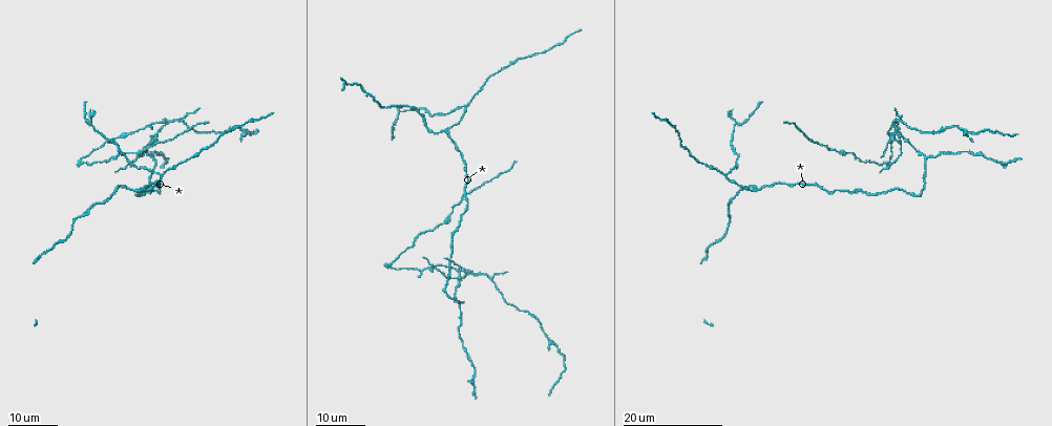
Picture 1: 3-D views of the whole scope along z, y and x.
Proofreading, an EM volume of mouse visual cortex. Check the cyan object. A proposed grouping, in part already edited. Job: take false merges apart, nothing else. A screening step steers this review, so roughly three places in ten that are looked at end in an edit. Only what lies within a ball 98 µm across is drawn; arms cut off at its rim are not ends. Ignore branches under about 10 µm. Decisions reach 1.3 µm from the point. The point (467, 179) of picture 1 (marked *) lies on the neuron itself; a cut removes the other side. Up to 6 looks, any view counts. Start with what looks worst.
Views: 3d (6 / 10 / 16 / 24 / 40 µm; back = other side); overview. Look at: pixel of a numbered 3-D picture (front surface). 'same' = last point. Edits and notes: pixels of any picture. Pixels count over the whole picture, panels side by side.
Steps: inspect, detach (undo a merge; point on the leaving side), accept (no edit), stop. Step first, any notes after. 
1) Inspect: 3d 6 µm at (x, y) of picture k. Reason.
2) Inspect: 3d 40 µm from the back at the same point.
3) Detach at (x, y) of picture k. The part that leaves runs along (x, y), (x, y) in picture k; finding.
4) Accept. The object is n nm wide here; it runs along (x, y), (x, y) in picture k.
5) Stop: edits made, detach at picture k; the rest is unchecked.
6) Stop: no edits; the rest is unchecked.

Inspect: 3d 16 µm at (136, 190) of picture 1. Arms part here.

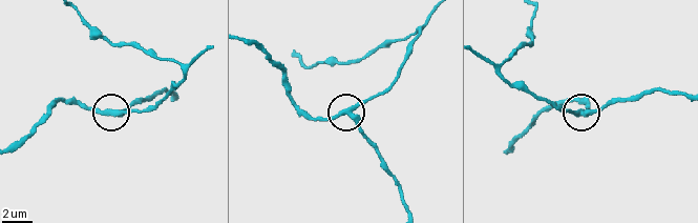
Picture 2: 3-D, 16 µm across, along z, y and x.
Inspect: 3d 10 µm at (109, 111) of picture 2. Closer look.

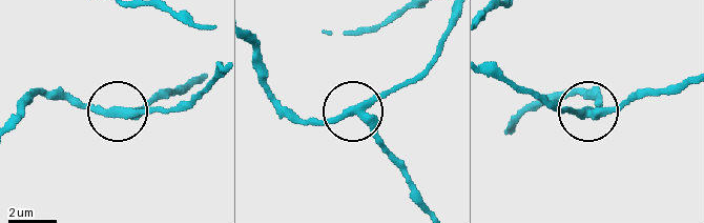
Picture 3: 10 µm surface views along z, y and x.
Accept. The object is 300 nm wide here; continuous, no second neuron.

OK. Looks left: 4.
Inspect: 3d 24 µm at (153, 156) of picture 1. Branch point.

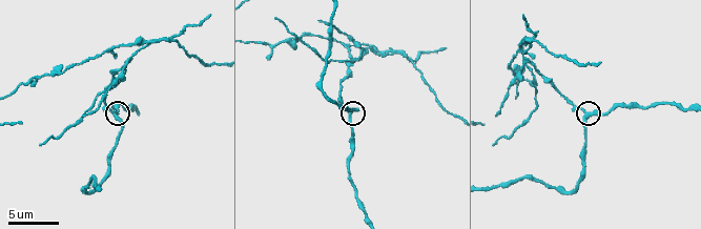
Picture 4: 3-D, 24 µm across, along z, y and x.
Inspect: 3d 10 µm at (589, 114) of picture 4.

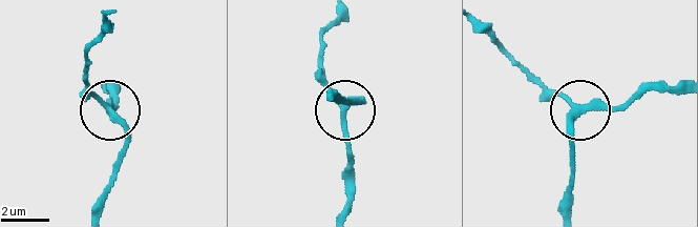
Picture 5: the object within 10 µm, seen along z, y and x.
Accept. 3 arms meet here; it runs along (568, 208), (576, 118), (616, 111), (638, 100) in picture 5; continuous, no second neuron.

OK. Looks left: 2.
Inspect: 3d 24 µm at (160, 173) of picture 1. Three-way junction.

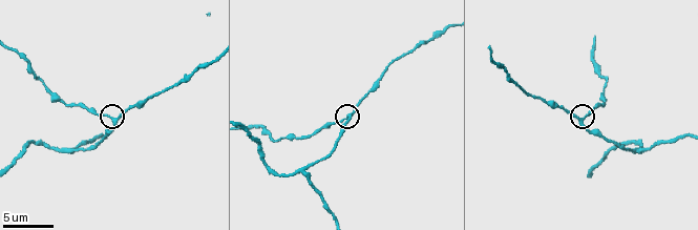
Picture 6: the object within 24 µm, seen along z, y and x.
Inspect: 3d 10 µm at (580, 120) of picture 6. Zoom in.

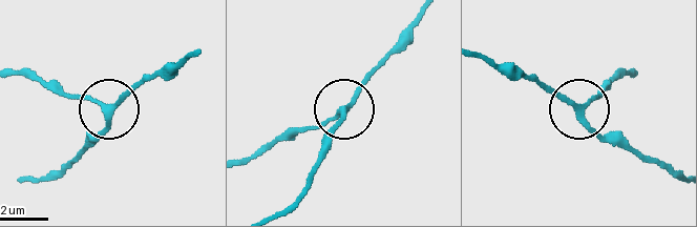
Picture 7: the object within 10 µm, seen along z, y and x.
Accept. 3 arms meet here; it runs along (674, 176), (608, 137), (584, 115), (588, 99), (606, 93) in picture 7; continuous, no second neuron.

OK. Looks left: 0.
Stop: no edits; the rest is unchecked.

